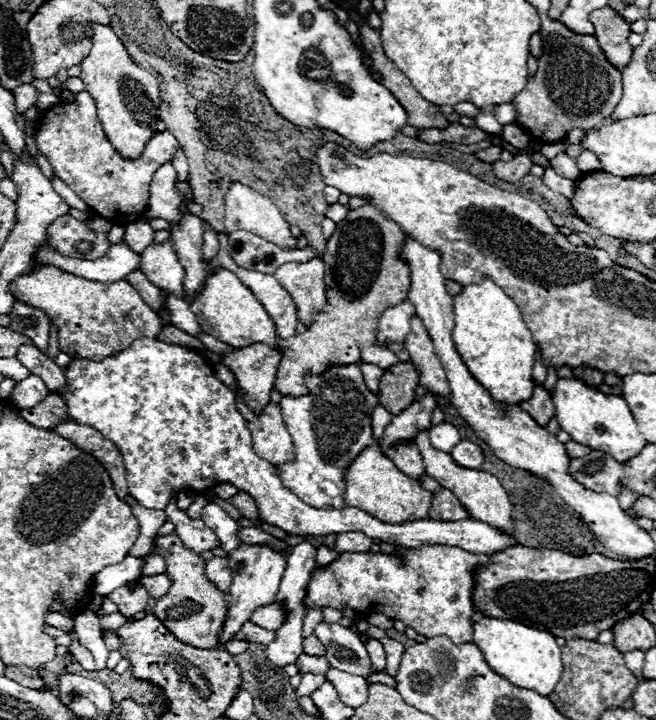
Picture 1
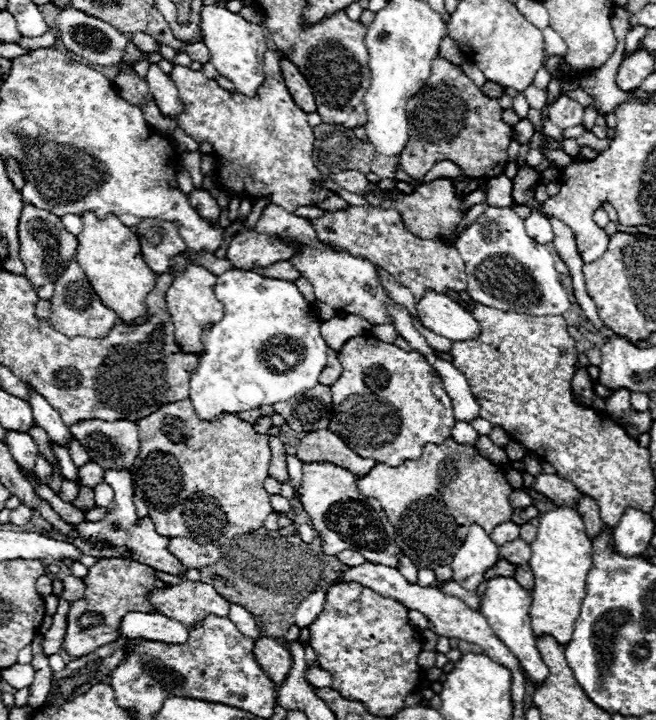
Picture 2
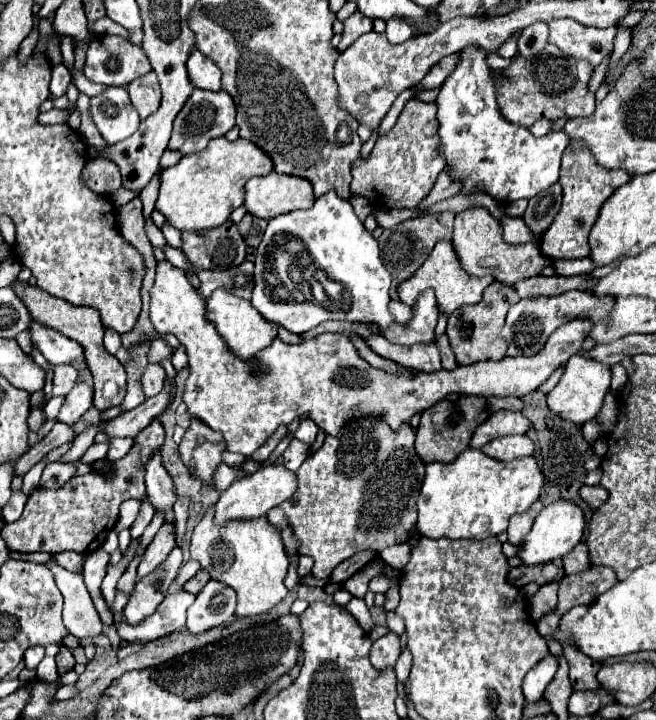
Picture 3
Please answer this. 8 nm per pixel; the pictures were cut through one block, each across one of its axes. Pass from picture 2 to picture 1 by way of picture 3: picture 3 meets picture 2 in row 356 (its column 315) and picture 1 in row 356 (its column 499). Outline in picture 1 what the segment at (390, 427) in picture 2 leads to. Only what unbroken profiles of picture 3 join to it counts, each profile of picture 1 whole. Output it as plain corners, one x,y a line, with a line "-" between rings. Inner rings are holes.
362,346
360,348
360,362
368,362
368,364
376,364
384,370
388,370
392,364
398,364
398,358
394,352
390,352
384,346

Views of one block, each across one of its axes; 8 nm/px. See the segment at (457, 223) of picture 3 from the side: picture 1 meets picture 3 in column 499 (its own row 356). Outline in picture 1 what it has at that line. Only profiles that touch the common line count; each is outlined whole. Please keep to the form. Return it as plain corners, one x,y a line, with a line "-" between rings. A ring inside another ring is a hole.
250,344
246,348
222,354
222,362
234,374
236,386
242,392
242,402
252,412
260,414
270,402
280,352
266,344

